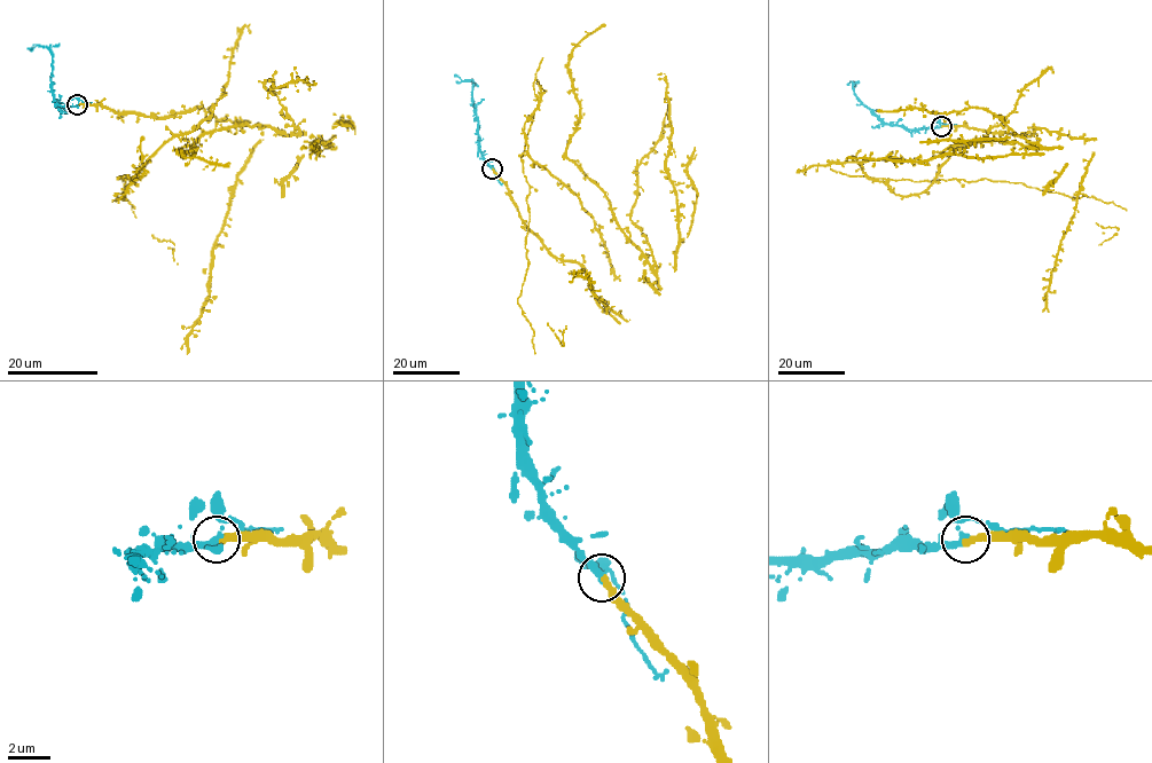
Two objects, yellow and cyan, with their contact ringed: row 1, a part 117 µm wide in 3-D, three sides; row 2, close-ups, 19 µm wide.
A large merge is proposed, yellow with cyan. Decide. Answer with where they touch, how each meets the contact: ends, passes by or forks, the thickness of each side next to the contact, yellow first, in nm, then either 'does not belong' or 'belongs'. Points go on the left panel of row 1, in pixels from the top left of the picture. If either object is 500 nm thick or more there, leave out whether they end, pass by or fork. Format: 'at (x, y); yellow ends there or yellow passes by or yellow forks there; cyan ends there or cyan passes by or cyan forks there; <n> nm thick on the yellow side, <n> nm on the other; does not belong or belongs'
at (77, 104); yellow ends there; cyan forks there; 360 nm thick on the yellow side, 220 nm on the other; belongs

